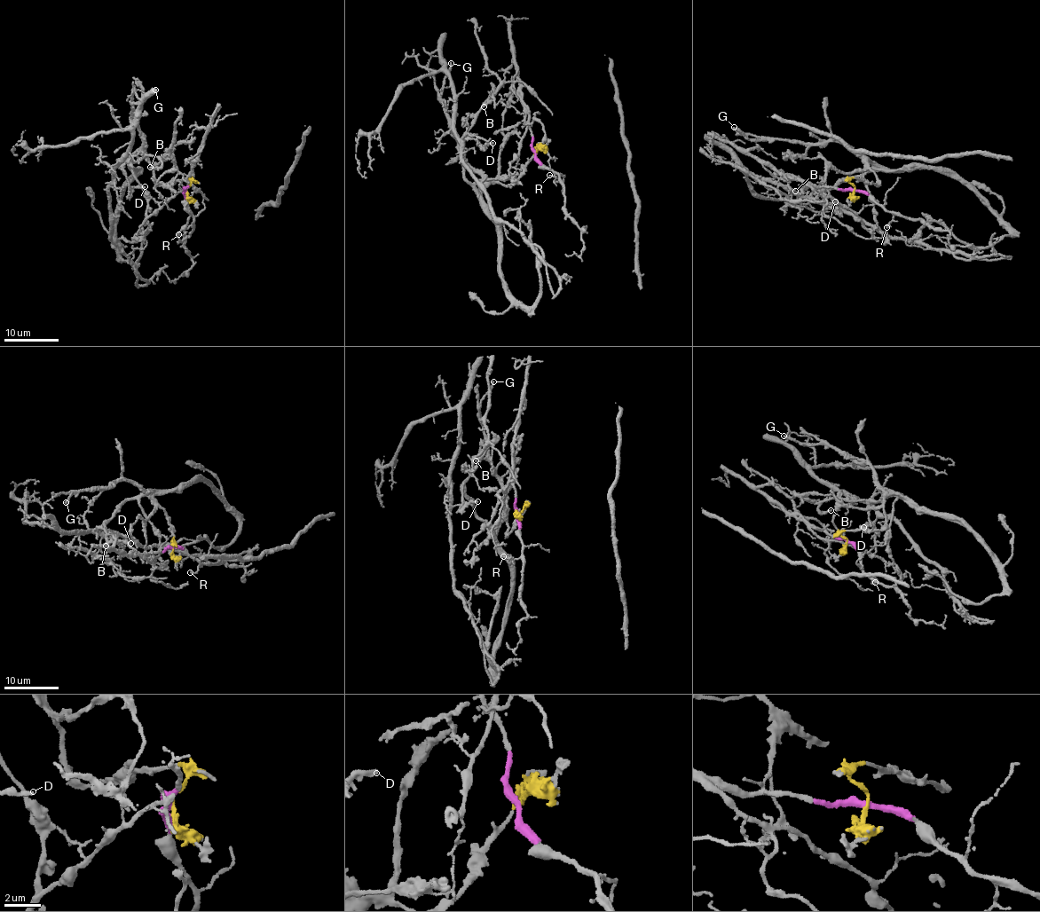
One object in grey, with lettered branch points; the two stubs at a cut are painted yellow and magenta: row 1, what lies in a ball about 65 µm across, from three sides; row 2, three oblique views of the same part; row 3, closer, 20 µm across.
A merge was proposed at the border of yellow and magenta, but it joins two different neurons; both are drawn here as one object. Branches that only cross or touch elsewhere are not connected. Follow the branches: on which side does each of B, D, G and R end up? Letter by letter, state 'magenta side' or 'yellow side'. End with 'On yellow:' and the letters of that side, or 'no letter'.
B: yellow side
D: yellow side
G: yellow side
R: magenta side
On yellow: B, D, G

